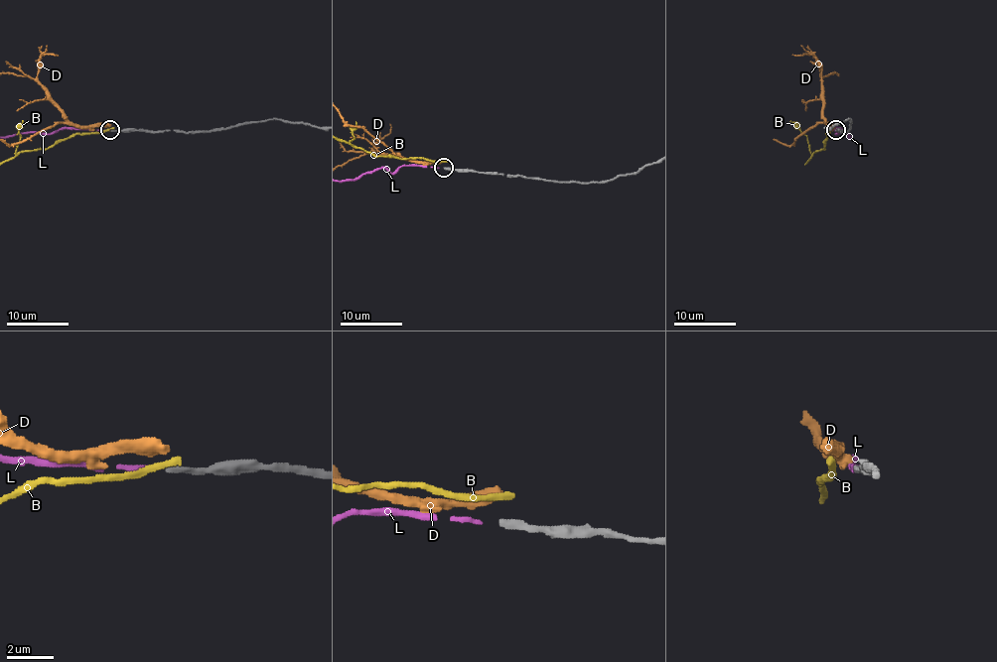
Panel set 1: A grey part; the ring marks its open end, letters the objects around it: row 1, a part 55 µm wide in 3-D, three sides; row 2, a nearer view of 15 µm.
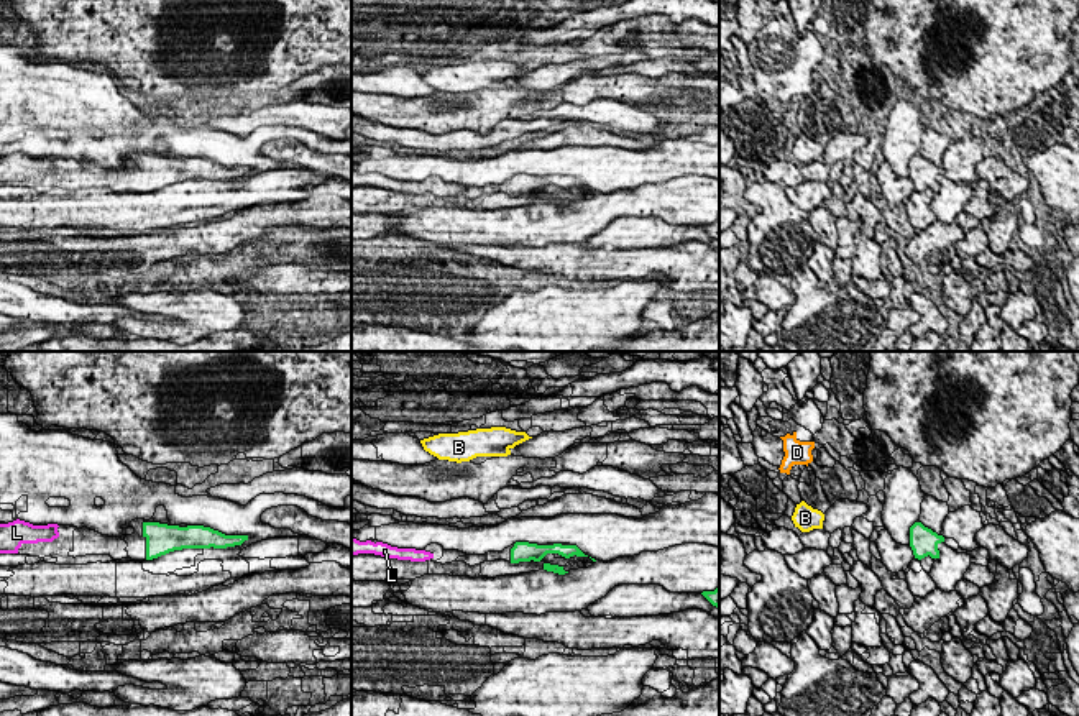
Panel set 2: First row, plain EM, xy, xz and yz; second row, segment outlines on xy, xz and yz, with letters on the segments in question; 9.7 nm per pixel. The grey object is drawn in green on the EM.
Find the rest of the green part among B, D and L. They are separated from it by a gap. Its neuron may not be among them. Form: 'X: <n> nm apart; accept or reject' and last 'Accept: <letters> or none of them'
B: 850 nm apart; reject
D: 1150 nm apart; reject
L: 750 nm apart; accept
Accept: L

